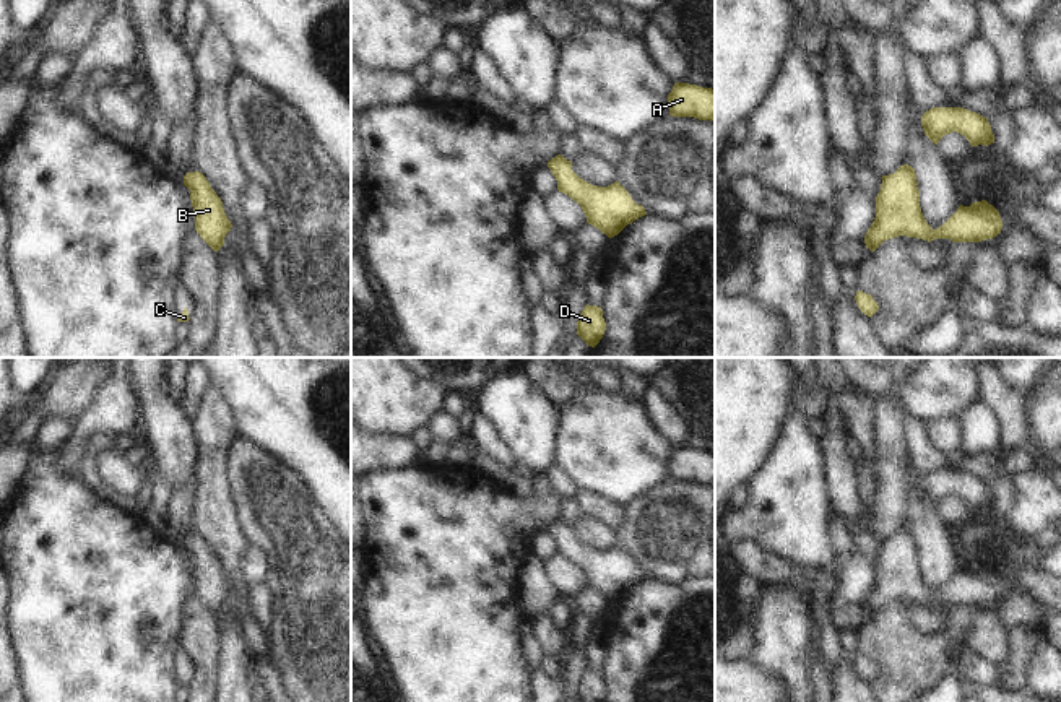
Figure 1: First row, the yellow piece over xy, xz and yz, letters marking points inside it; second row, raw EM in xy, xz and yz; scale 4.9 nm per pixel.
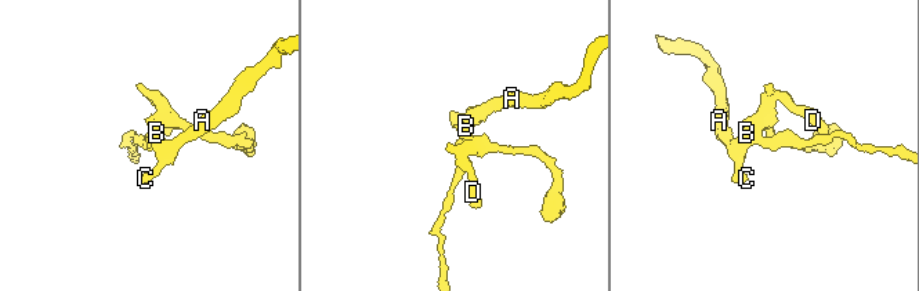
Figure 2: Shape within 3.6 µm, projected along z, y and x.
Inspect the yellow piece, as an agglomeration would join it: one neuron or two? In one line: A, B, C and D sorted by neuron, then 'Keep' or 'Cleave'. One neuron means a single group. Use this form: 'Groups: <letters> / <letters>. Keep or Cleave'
Groups: A B C D. Keep

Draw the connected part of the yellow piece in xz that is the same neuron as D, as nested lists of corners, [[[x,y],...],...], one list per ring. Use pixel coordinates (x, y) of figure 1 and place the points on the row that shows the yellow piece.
[[[585,306],[578,322],[577,335],[591,348],[595,348],[603,338],[606,330],[606,322],[603,318],[603,310],[598,306]]]

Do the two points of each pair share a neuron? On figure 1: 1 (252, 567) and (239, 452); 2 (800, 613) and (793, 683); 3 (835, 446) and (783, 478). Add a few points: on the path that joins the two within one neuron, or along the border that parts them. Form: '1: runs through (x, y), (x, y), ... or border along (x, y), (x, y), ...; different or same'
1: border along (251, 543), (267, 561), (265, 580); different
2: runs through (793, 631), (793, 665); same
3: border along (818, 439), (822, 449), (824, 485), (829, 491); different

